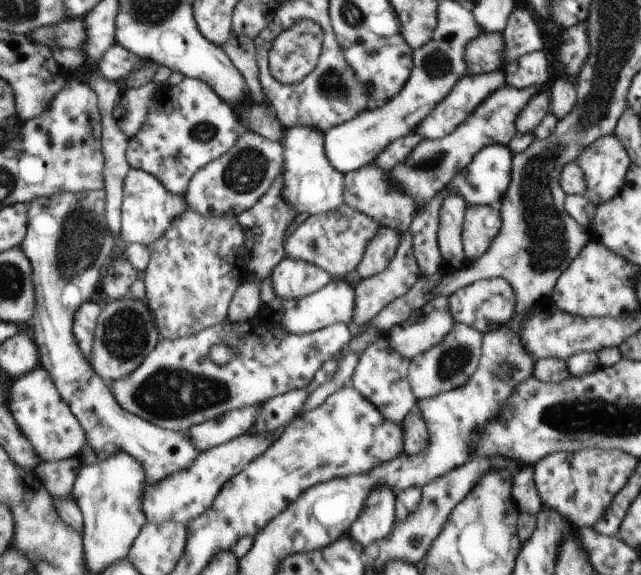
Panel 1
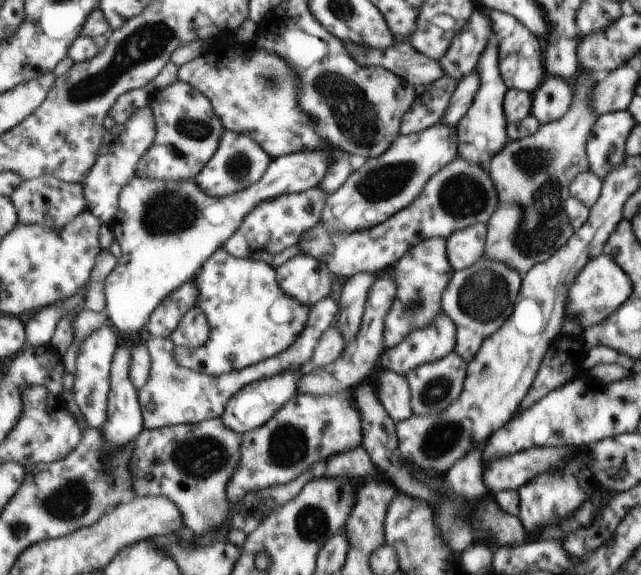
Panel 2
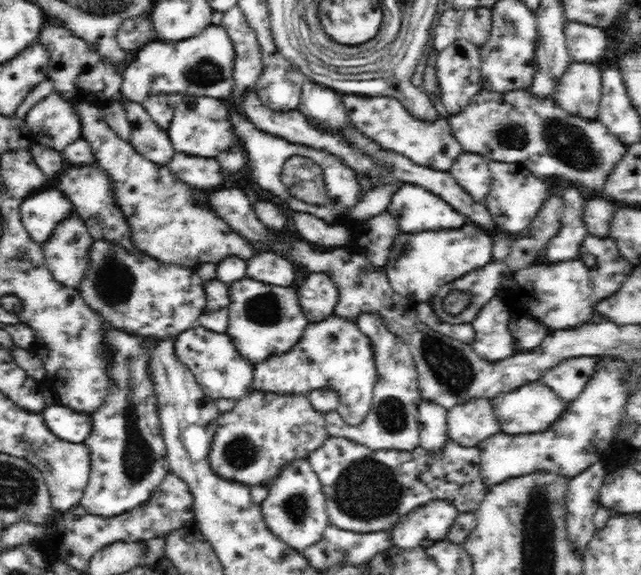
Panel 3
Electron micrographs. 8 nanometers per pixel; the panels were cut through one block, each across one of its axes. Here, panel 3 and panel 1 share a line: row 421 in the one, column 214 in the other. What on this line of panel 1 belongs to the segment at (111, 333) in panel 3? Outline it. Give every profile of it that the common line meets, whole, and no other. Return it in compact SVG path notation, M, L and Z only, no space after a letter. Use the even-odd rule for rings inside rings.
M184 77L176 86L165 86L154 97L144 128L128 143L132 169L155 176L175 195L184 195L191 176L205 164L228 152L240 132L235 110L204 81Z

